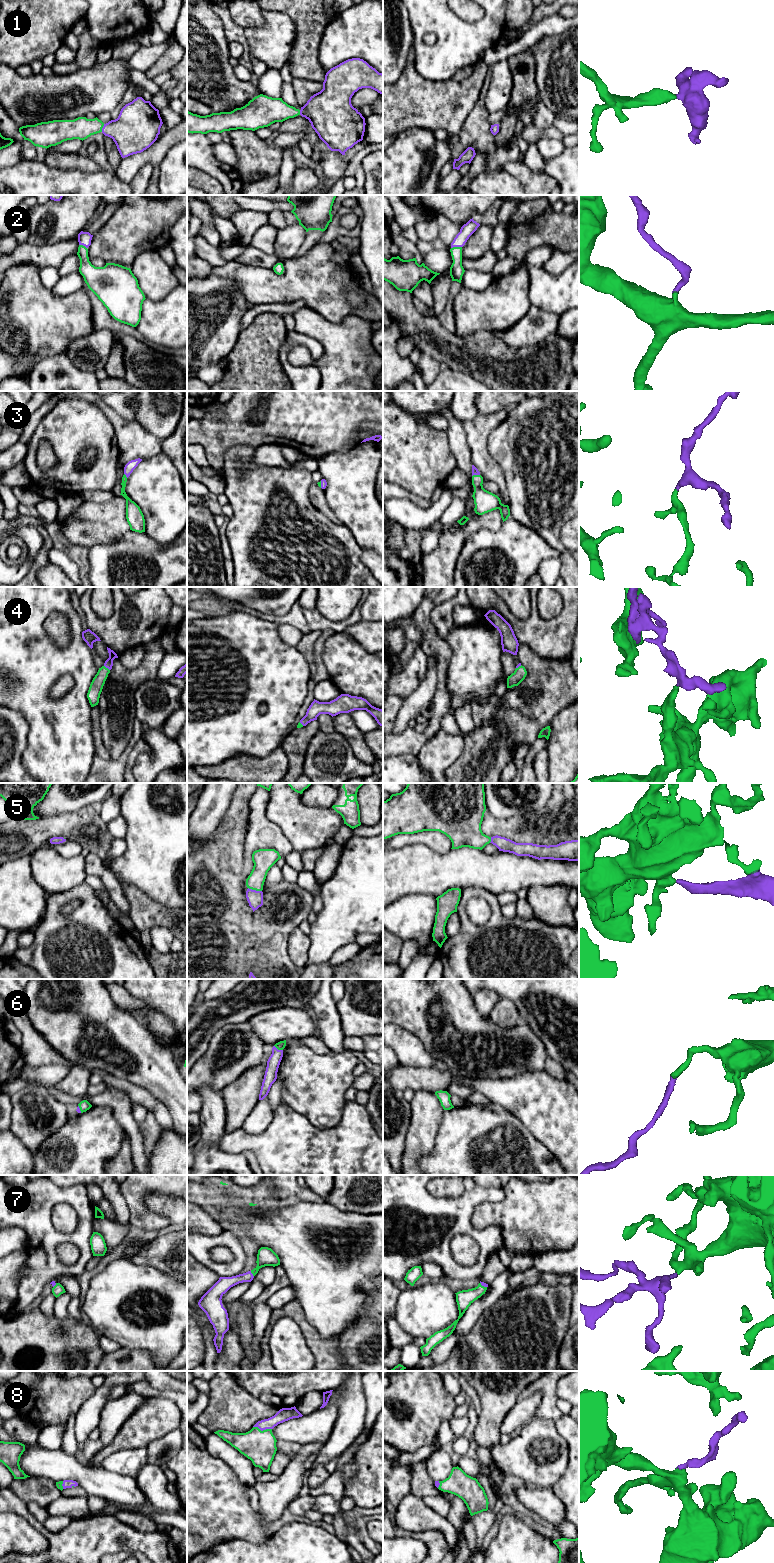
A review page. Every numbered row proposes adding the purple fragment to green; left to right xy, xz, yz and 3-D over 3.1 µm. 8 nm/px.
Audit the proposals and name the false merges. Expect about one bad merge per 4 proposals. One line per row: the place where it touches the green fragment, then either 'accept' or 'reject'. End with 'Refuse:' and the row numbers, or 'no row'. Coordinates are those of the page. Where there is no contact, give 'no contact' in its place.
1: contact xy (102, 127); accept
2: contact yz (456, 247); accept
3: contact xy (125, 475); accept
4: contact xy (107, 668); accept
5: contact xz (255, 889); accept
6: contact xz (278, 1049); accept
7: contact xz (252, 1273); accept
8: contact xz (263, 1430); accept
Refuse: no row

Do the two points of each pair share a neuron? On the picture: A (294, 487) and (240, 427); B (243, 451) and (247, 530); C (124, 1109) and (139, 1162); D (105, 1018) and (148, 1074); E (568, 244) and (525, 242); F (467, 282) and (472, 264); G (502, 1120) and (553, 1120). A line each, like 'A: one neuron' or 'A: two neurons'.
A: two neurons
B: one neuron
C: one neuron
D: one neuron
E: one neuron
F: two neurons
G: two neurons

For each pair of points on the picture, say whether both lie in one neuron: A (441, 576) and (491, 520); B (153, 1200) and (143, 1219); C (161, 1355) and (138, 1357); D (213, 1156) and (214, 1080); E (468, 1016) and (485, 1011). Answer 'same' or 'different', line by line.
A: same
B: different
C: different
D: different
E: different

